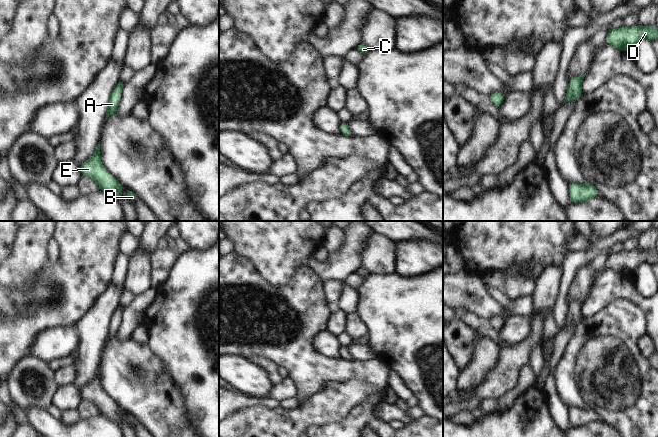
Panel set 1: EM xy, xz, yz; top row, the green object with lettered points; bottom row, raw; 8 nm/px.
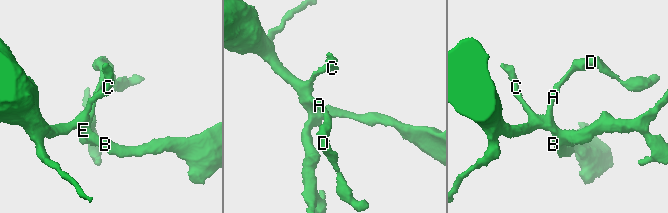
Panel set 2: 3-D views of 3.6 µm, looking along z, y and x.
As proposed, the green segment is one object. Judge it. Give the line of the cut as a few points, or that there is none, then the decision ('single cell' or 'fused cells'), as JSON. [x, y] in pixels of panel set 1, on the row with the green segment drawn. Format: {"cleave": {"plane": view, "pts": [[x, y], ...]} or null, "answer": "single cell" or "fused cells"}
{"cleave": null, "answer": "single cell"}

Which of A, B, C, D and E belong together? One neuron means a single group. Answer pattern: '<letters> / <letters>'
A B C D E

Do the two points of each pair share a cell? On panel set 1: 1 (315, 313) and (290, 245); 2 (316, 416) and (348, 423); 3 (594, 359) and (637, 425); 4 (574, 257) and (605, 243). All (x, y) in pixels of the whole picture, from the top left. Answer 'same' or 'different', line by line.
1: different
2: different
3: same
4: same

